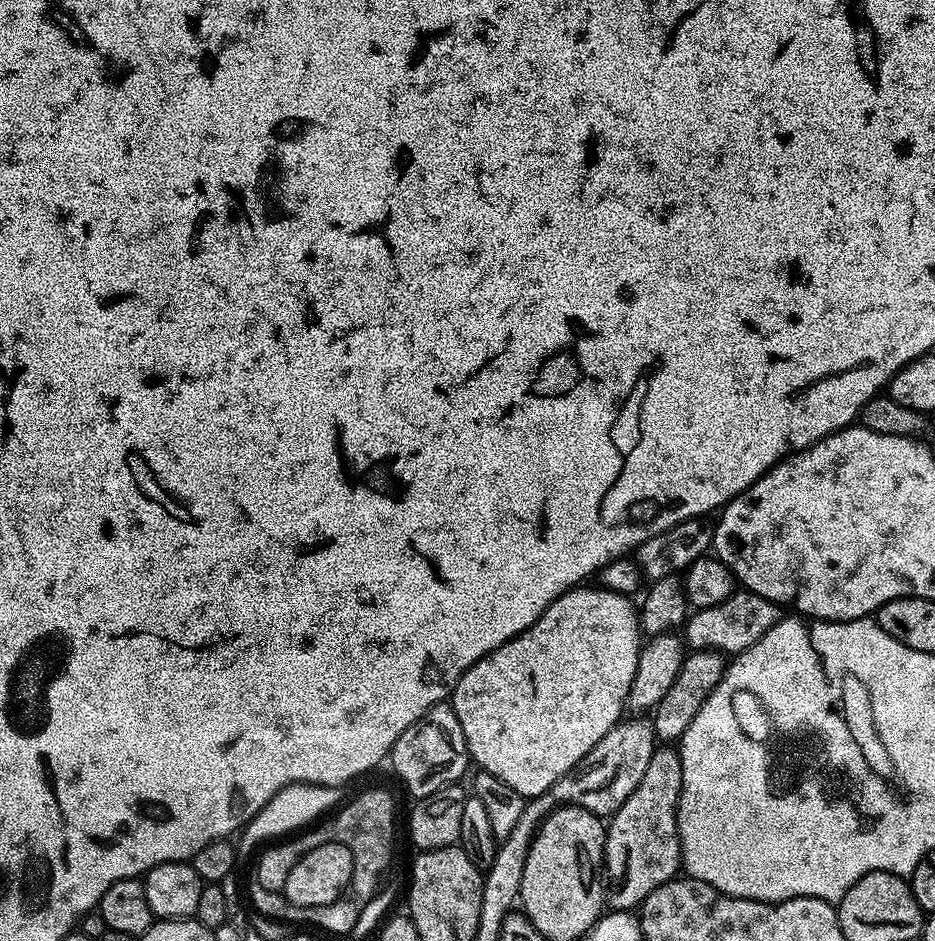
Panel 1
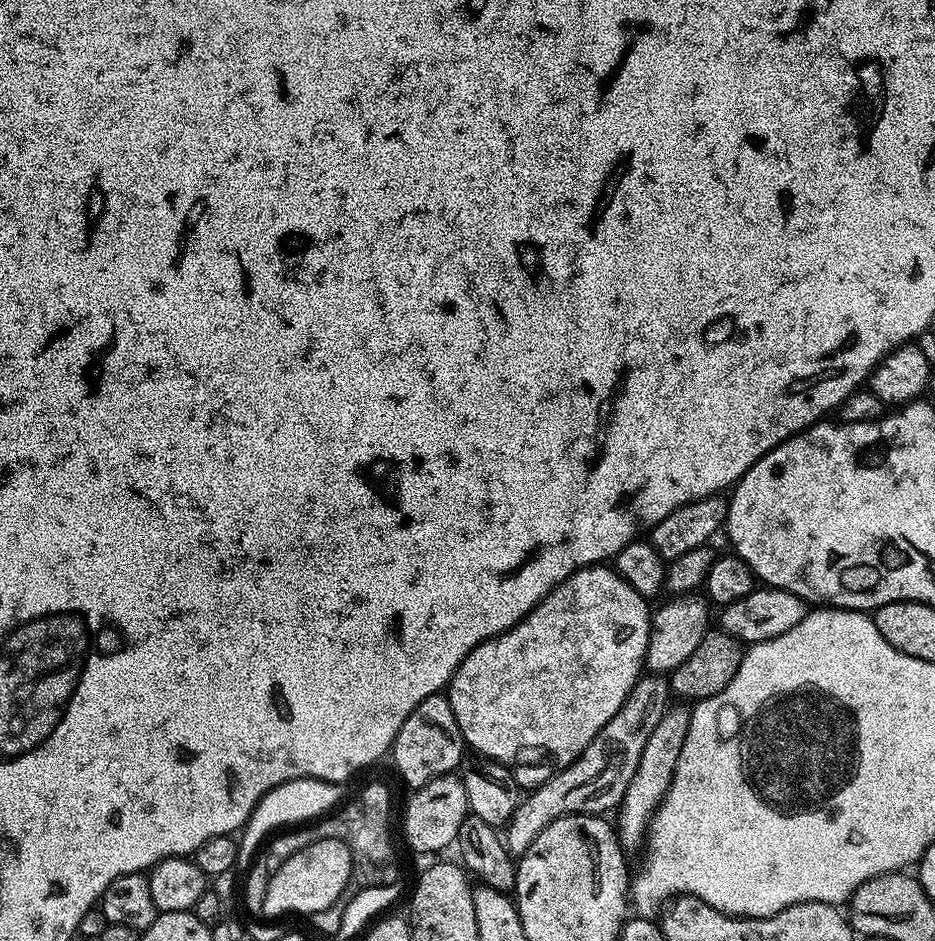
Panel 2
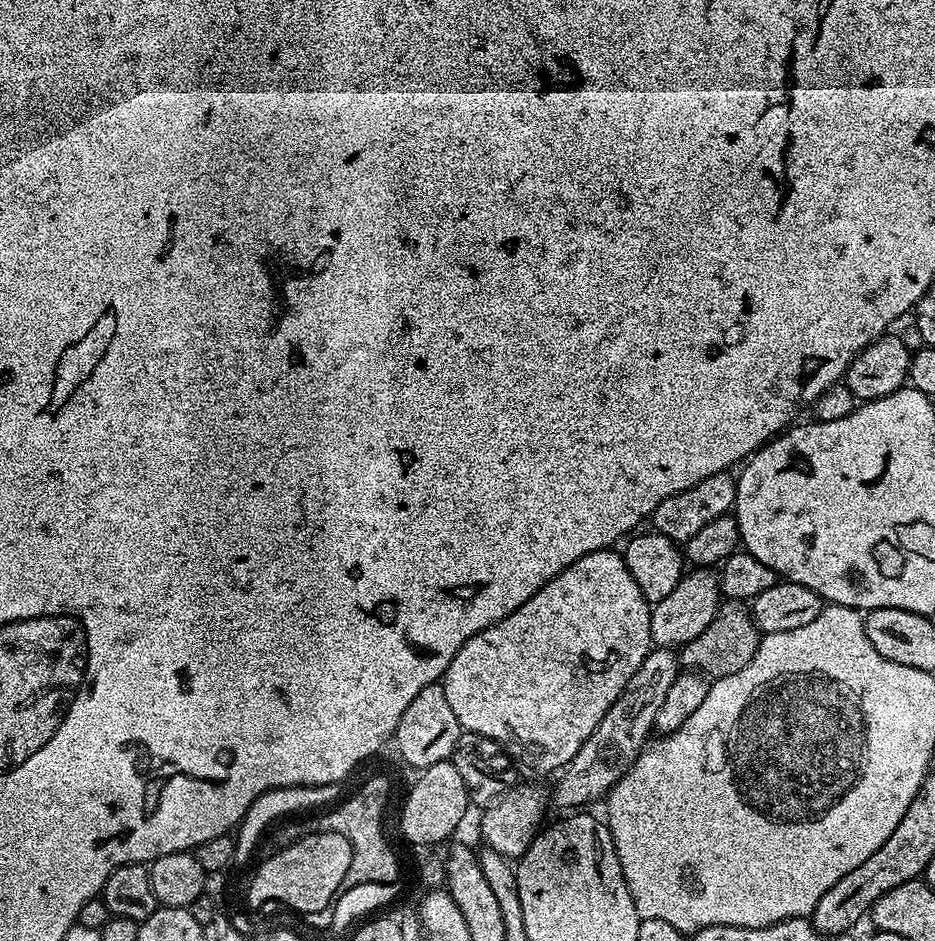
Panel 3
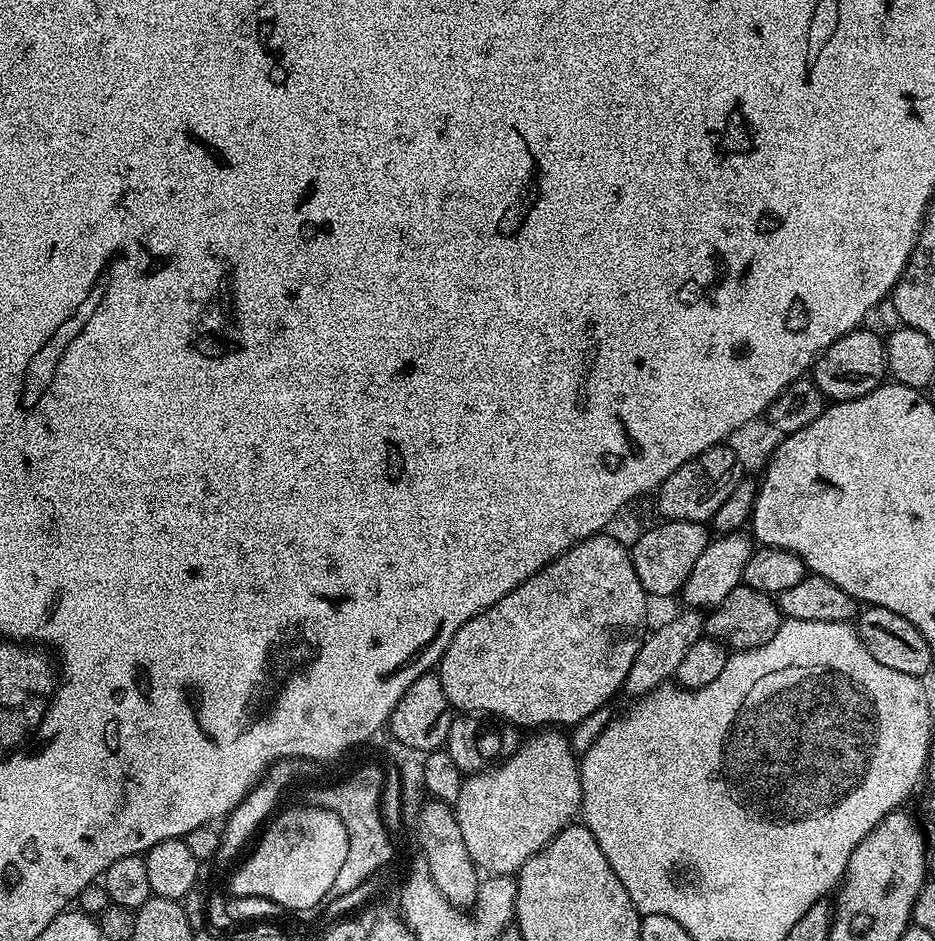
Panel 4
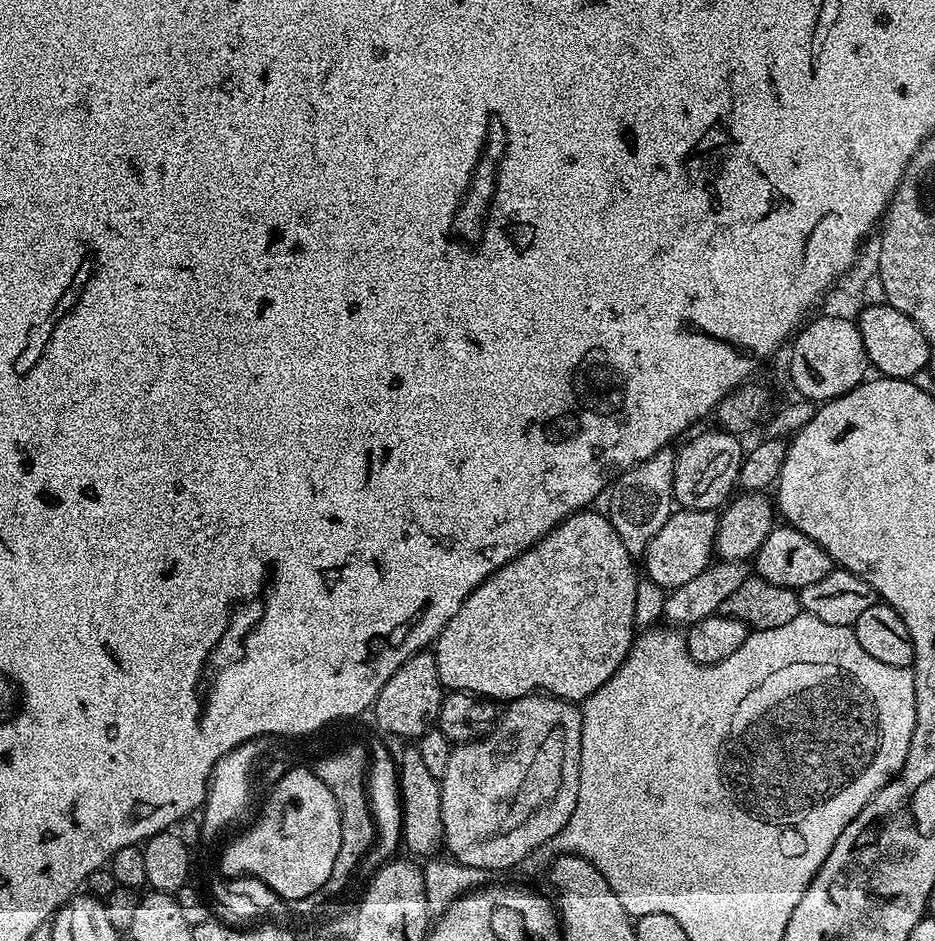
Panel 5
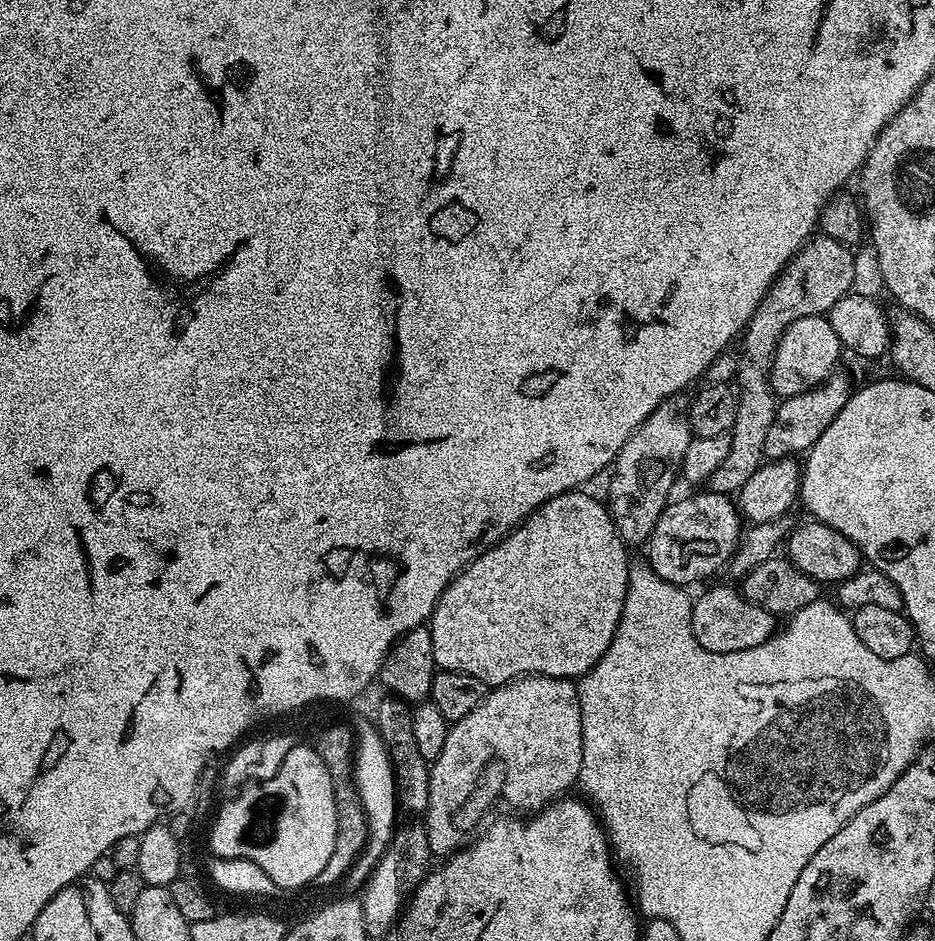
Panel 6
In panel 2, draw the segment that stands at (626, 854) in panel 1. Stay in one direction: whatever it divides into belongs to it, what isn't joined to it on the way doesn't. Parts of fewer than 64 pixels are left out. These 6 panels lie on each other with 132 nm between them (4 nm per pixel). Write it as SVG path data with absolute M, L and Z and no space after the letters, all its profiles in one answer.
M672 706L662 714L662 722L658 722L658 726L654 726L654 731L650 733L650 738L646 738L638 770L634 770L634 778L630 778L630 786L626 786L626 794L620 799L620 817L614 820L614 824L618 829L620 847L625 850L645 847L656 812L670 790L674 770L678 766L678 754L682 754L682 742L686 742L686 730L690 730L692 713L687 707L684 708Z

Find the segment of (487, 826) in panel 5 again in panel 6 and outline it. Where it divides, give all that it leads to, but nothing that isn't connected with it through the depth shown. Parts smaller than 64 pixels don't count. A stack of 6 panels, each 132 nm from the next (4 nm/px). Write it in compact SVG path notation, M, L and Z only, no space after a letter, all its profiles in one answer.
M525 674L509 680L507 683L493 687L487 694L487 698L474 708L464 718L460 718L451 723L447 732L445 745L438 758L431 761L429 801L427 810L423 815L422 823L427 830L427 841L434 856L446 856L457 851L462 845L462 840L468 832L481 820L482 816L493 806L494 802L504 798L505 802L514 808L526 810L525 812L537 812L545 805L551 804L553 800L563 797L571 785L572 787L579 781L582 762L582 718L581 702L578 698L576 684L567 677L561 676L537 676L535 674Z

